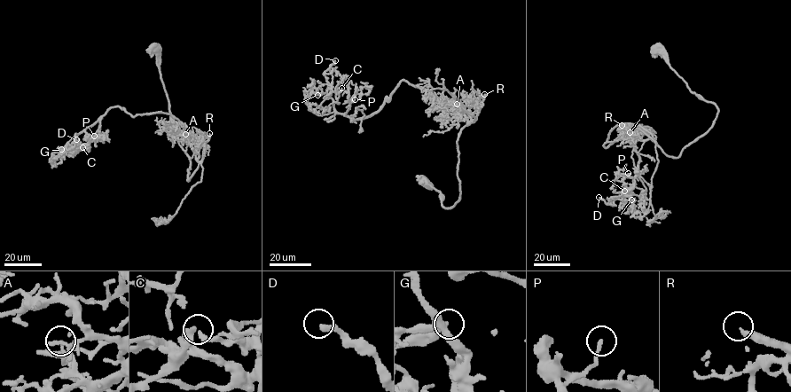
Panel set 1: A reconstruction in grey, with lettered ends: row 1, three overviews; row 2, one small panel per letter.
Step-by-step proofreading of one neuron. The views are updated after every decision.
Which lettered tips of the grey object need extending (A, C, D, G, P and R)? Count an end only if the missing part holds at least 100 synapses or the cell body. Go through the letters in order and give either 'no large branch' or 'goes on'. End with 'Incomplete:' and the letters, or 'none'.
A: no large branch
C: no large branch
D: no large branch
G: no large branch
P: no large branch
R: goes on
Incomplete: R

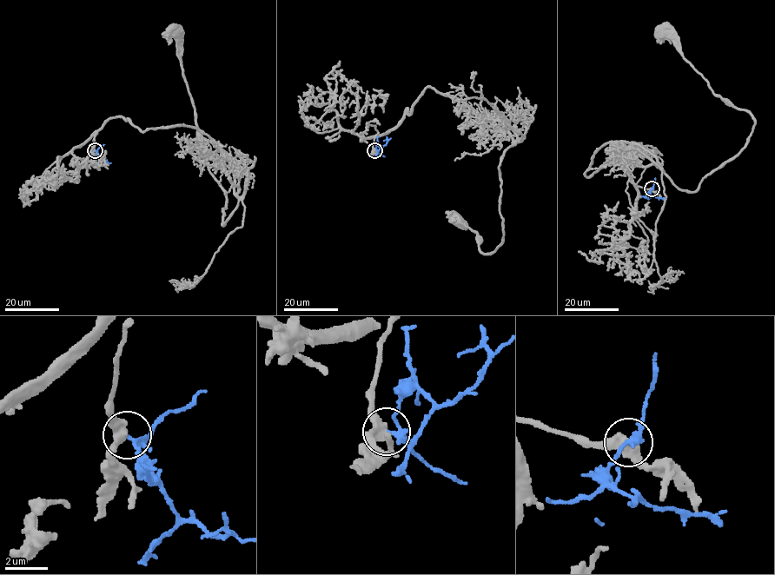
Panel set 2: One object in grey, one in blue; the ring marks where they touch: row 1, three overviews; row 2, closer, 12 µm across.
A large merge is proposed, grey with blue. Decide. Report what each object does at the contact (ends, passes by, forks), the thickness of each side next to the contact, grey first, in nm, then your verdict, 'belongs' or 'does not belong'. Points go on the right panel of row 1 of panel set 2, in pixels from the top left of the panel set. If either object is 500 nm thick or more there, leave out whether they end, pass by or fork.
grey passes by | blue forks | 420/160 nm | does not belong

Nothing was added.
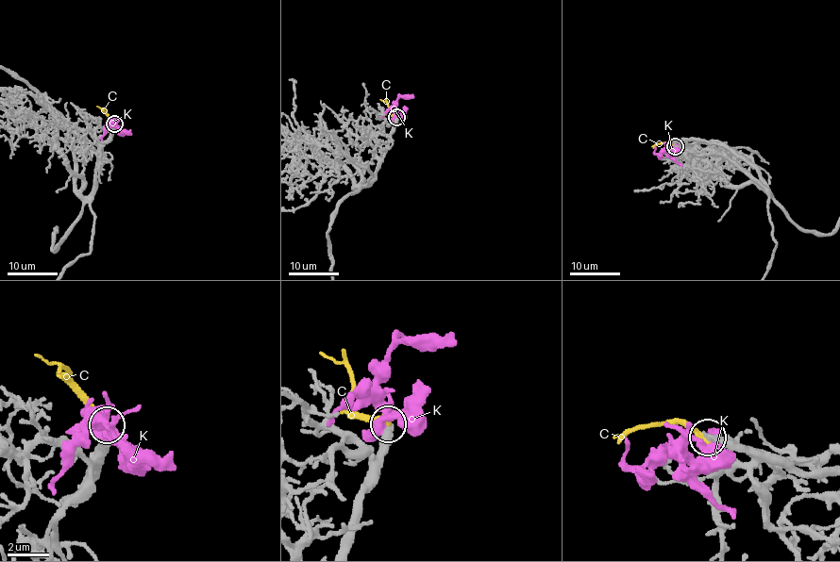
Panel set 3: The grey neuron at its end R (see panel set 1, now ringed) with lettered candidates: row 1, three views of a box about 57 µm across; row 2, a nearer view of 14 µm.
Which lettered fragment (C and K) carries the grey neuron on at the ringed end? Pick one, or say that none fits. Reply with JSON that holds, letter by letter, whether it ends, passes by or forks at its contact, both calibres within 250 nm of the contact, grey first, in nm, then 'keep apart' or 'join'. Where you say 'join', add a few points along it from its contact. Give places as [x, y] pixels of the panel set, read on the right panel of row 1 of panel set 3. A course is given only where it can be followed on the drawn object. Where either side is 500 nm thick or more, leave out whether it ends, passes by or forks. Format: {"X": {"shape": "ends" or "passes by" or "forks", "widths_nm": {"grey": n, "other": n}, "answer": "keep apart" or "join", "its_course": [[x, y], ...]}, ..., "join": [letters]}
{"C": {"widths_nm": {"grey": 500, "other": 360}, "answer": "keep apart"}, "K": {"widths_nm": {"grey": 550, "other": 360}, "answer": "keep apart"}, "join": []}

